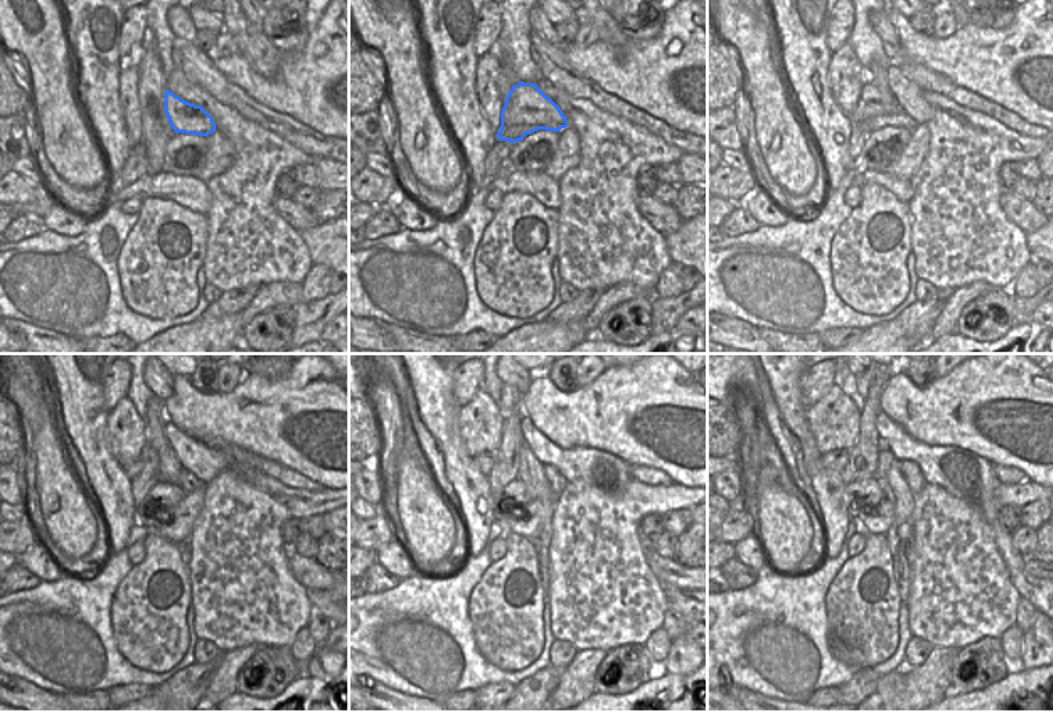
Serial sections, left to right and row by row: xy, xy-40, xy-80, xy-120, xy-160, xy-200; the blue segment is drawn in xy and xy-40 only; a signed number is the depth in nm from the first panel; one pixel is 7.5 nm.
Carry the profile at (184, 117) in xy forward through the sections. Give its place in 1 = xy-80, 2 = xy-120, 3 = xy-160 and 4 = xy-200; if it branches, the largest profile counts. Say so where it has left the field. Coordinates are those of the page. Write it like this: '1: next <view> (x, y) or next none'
1: next xy-80 (871, 104)
2: next xy-120 (132, 469)
3: next xy-160 (485, 463)
4: next xy-200 (836, 460)

